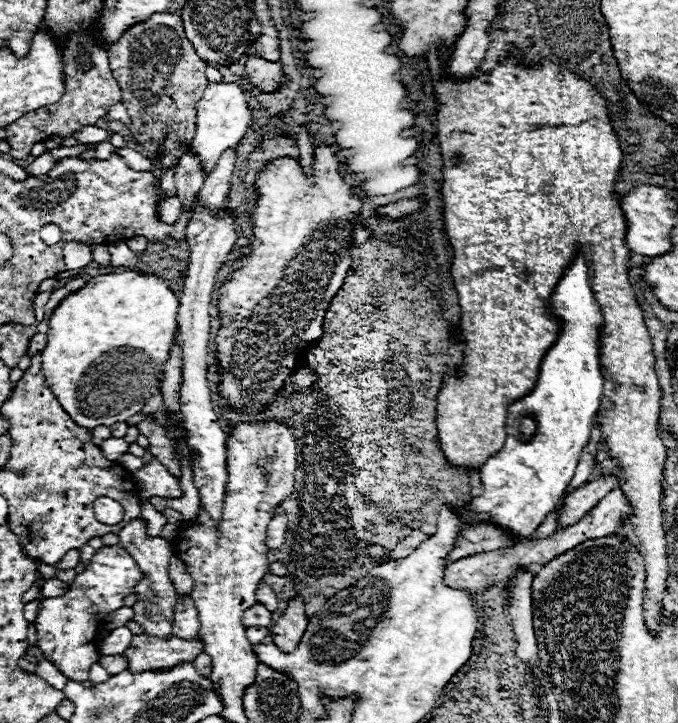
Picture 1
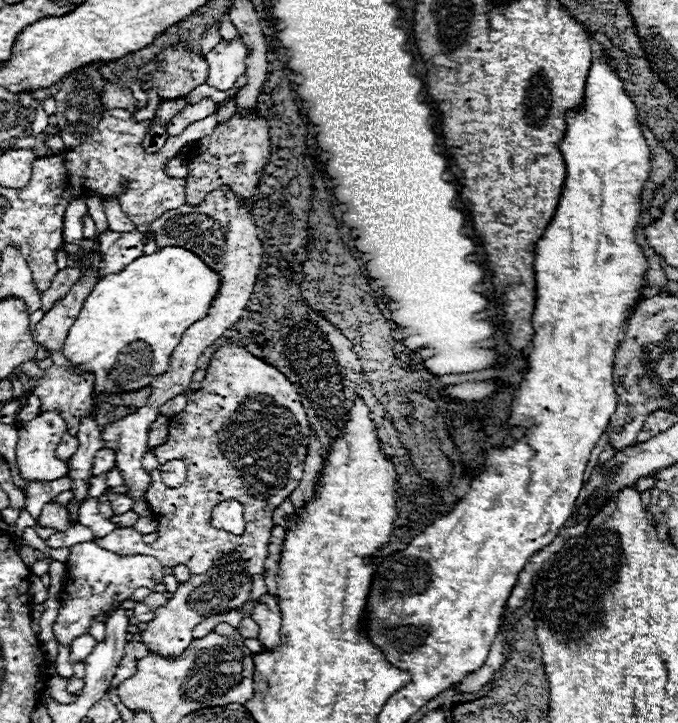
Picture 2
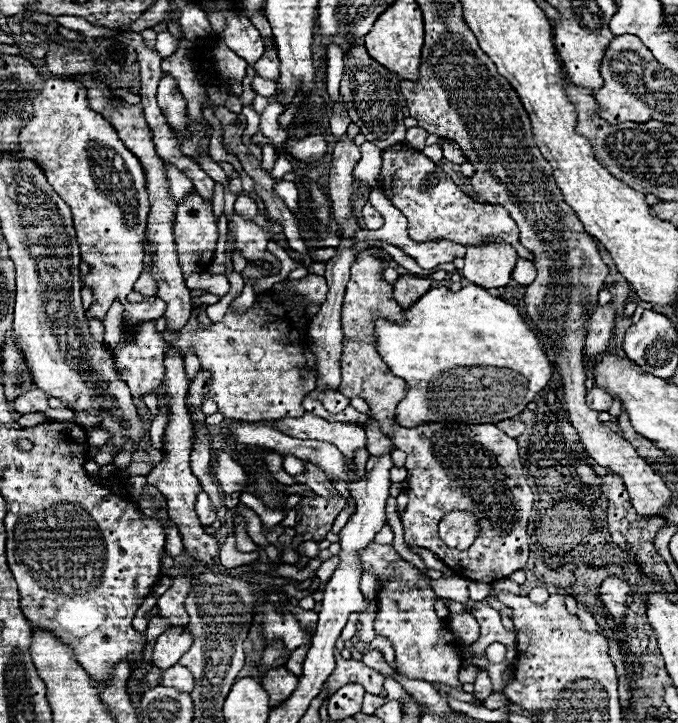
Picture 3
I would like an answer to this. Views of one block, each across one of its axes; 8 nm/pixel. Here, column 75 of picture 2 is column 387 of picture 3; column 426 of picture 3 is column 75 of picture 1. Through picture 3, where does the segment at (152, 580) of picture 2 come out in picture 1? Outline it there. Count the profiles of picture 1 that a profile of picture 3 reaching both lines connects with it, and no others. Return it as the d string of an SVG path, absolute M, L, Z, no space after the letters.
M122 546L100 548L94 556L92 566L76 576L70 592L66 592L64 596L45 599L40 604L34 628L36 646L40 648L42 656L52 662L68 680L86 682L92 664L96 664L100 658L92 626L102 624L106 614L122 608L122 600L132 594L134 586L140 580L142 572L138 564Z

